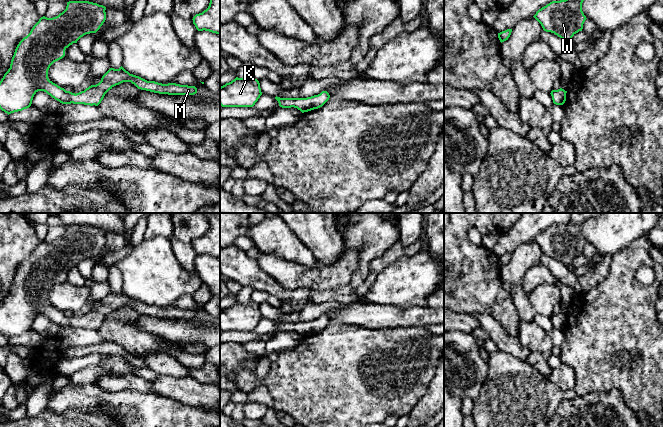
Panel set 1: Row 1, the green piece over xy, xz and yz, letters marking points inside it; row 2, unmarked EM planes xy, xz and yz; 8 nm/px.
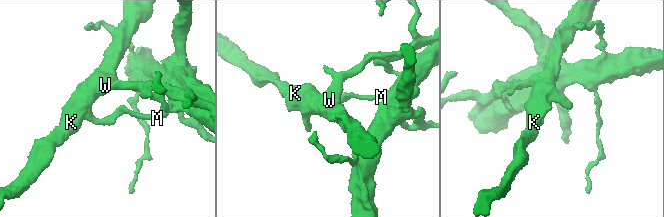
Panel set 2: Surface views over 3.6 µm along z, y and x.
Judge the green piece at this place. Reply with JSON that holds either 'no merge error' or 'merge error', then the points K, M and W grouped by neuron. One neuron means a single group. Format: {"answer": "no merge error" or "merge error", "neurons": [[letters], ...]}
{"answer": "merge error", "neurons": [["K", "W"], ["M"]]}

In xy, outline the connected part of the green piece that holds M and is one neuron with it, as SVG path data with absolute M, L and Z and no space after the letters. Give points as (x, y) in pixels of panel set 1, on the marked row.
M121 66L119 69L110 68L102 76L101 81L98 84L91 85L84 91L76 93L79 96L82 93L88 96L85 103L79 104L98 106L110 89L123 82L131 82L138 89L159 94L194 95L197 93L197 88L195 86L180 85L176 83L162 84L155 81L147 81L139 76L130 74Z

